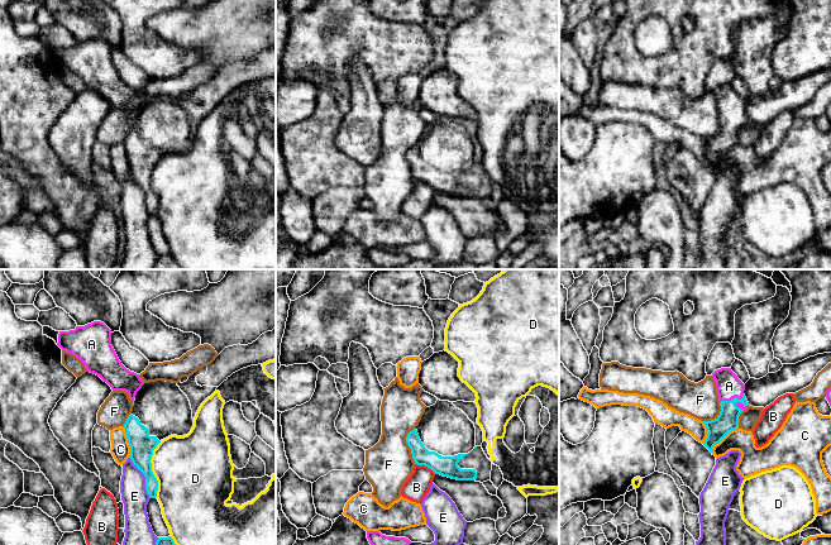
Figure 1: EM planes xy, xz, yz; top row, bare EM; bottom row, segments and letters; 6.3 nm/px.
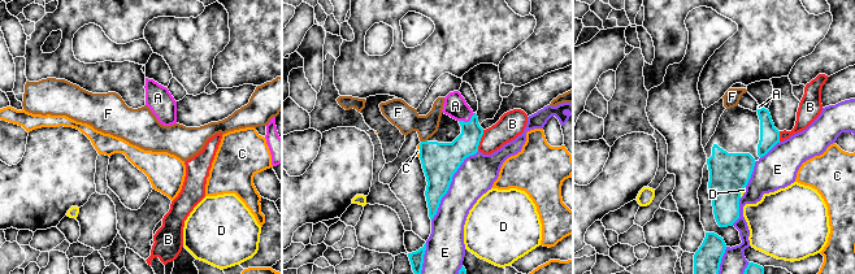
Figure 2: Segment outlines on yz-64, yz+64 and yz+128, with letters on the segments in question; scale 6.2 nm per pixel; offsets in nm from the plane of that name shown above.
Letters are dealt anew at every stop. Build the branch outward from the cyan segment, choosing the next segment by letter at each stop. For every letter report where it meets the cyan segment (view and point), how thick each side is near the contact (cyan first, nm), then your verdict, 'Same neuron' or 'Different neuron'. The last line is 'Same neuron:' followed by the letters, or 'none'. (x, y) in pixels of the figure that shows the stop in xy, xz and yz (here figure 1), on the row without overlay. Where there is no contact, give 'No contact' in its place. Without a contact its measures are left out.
A: Touches cyan at yz (735, 114). Thickness 140 nm (cyan) against 160 nm. Same neuron
B: Touches cyan at xz (425, 182). Thickness 130 nm (cyan) against 160 nm. Different neuron
C: Touches cyan at yz (721, 156). Thickness 140 nm (cyan) against 170 nm. Different neuron
D: Touches cyan at xy (151, 186). Thickness 160 nm (cyan) against 440 nm. Different neuron
E: Touches cyan at xy (144, 192). Thickness 160 nm (cyan) against 170 nm. Different neuron
F: Touches cyan at xz (407, 161). Thickness 120 nm (cyan) against 300 nm. Different neuron
Same neuron: A

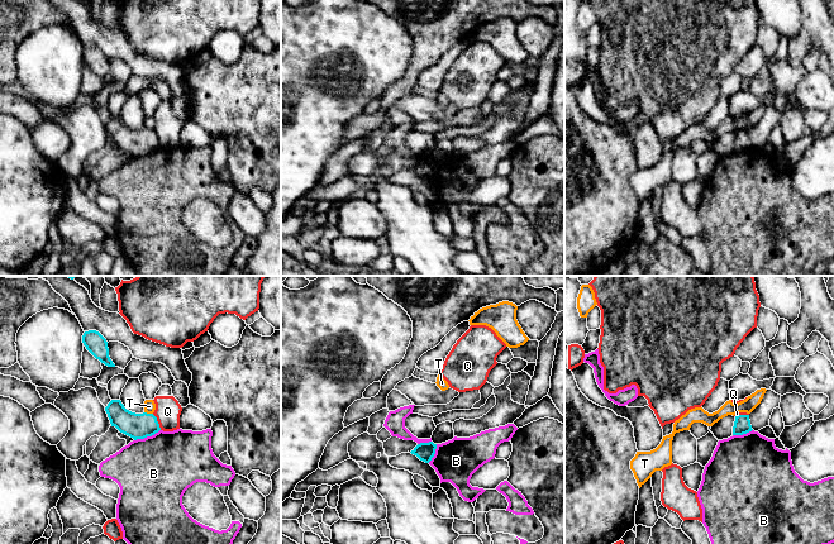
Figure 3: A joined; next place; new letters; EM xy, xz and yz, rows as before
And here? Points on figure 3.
B: Touches cyan at xy (147, 152). Thickness 160 nm (cyan) against 460 nm. Different neuron
Q: Touches cyan at xy (157, 138). Thickness 160 nm (cyan) against 160 nm. Different neuron
T: Touches cyan at xy (148, 130). Thickness 160 nm (cyan) against 80 nm. Different neuron
Same neuron: none

